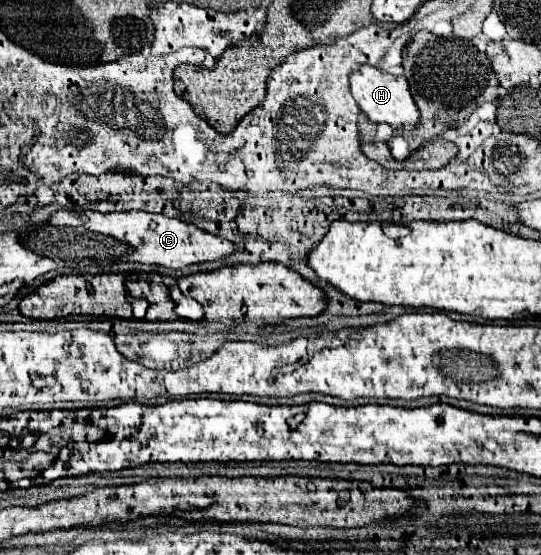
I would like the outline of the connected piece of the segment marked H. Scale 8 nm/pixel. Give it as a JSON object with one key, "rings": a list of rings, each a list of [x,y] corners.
{"rings":[[[362,66],[350,74],[350,90],[360,110],[376,124],[384,122],[384,124],[390,124],[392,128],[412,128],[420,120],[418,106],[412,100],[406,78],[402,76],[392,76],[374,66]]]}

